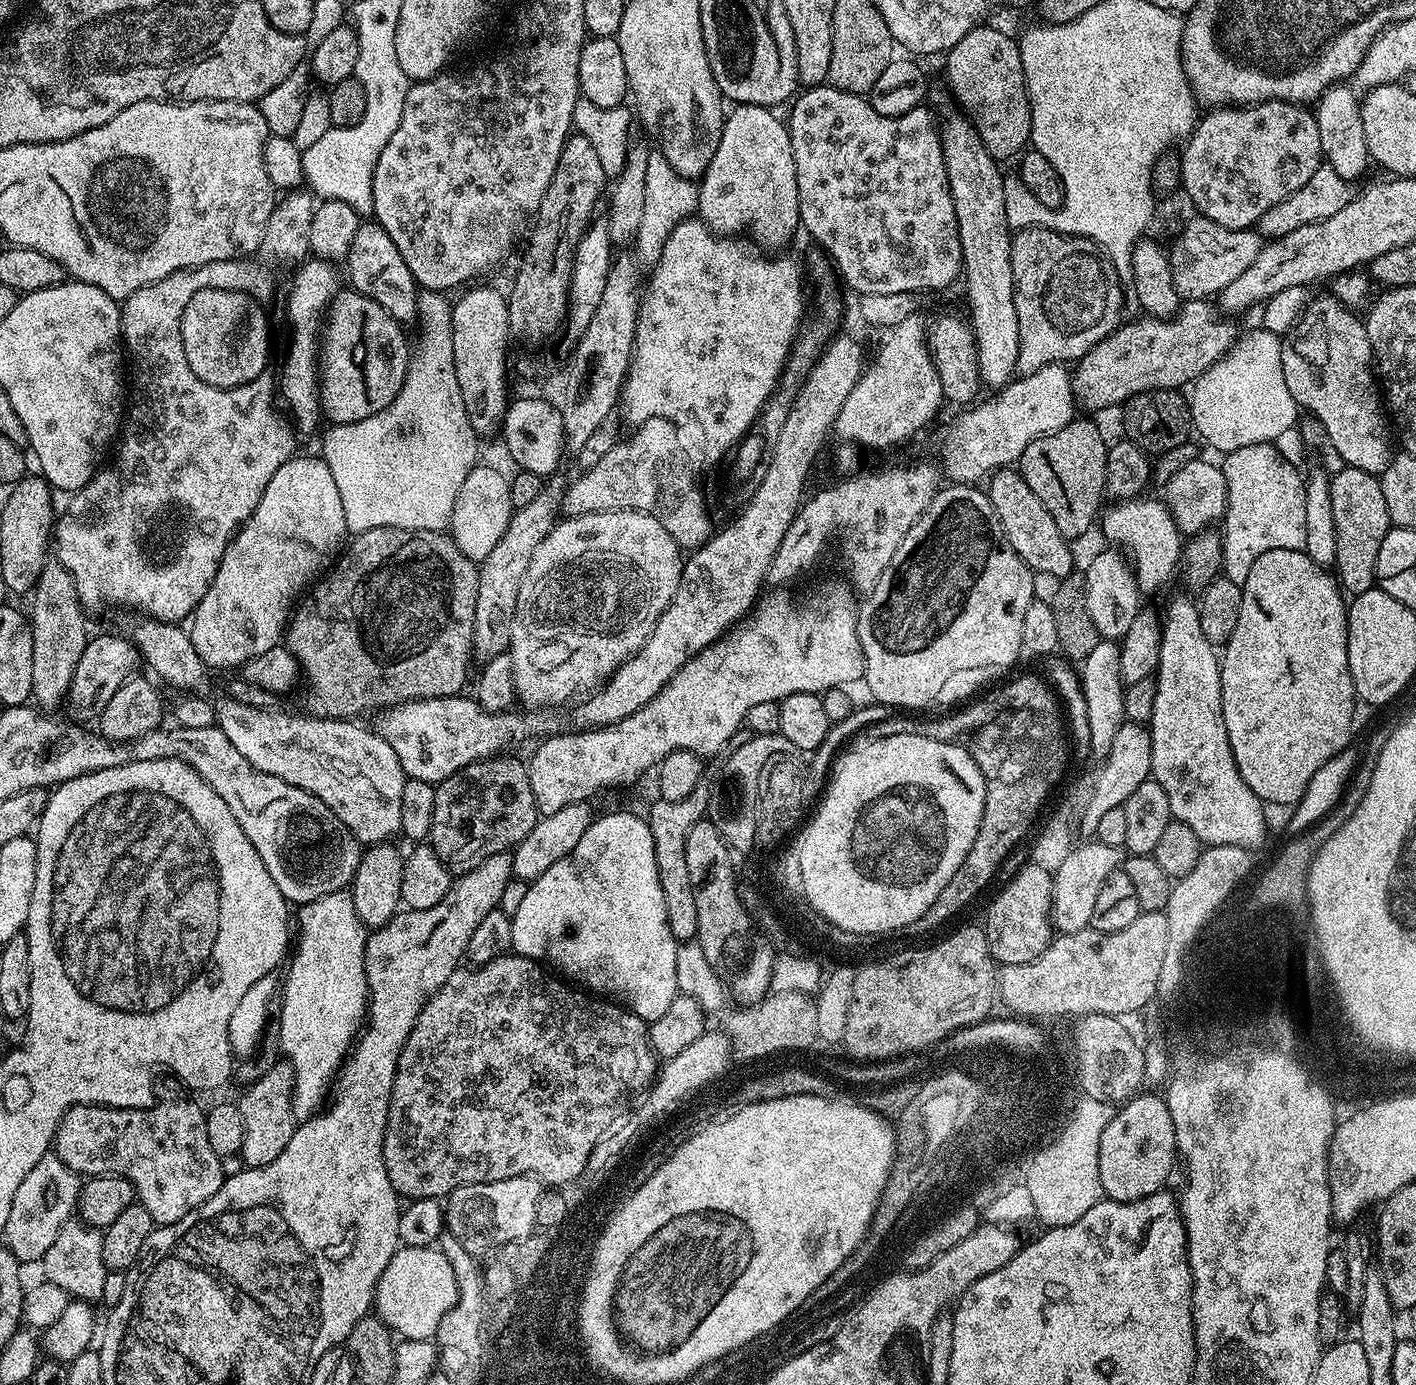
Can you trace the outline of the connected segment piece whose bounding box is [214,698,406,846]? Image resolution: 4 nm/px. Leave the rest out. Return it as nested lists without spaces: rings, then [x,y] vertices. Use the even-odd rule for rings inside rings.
[[[231,698],[215,701],[215,727],[230,738],[230,742],[242,753],[242,758],[266,774],[274,774],[290,786],[298,786],[314,798],[326,802],[330,810],[344,823],[346,830],[361,846],[383,844],[393,839],[392,835],[400,832],[402,818],[402,786],[405,782],[402,762],[394,754],[390,742],[386,742],[371,727],[363,728],[363,723],[352,720],[324,720],[321,716],[309,716],[296,712],[280,712],[276,708],[246,706]]]

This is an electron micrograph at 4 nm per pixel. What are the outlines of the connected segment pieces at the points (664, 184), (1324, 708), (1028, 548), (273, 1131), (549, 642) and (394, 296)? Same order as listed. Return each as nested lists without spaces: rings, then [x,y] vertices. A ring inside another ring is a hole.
[[[659,150],[649,151],[646,158],[646,207],[642,214],[642,226],[638,226],[634,241],[634,255],[641,265],[656,265],[662,254],[662,246],[666,246],[668,232],[697,211],[697,202],[697,185],[678,176]]]
[[[1298,549],[1262,554],[1250,566],[1242,587],[1238,626],[1234,626],[1234,634],[1230,634],[1220,656],[1222,718],[1226,718],[1238,774],[1265,805],[1295,806],[1320,767],[1349,747],[1358,697],[1350,678],[1348,610],[1343,598],[1337,577]]]
[[[1012,468],[997,469],[986,486],[988,499],[995,508],[996,517],[1006,534],[1010,546],[1035,573],[1050,574],[1061,580],[1073,573],[1074,558],[1068,548],[1067,539],[1062,536],[1054,518],[1038,496],[1027,486],[1024,476]],[[991,481],[991,482],[990,482]]]
[[[279,1062],[267,1070],[254,1083],[247,1085],[238,1097],[242,1123],[246,1126],[246,1136],[242,1138],[240,1156],[247,1168],[269,1165],[282,1154],[286,1142],[296,1133],[298,1117],[292,1113],[292,1087],[294,1070],[287,1062]]]
[[[591,512],[581,516],[569,516],[555,523],[534,550],[529,568],[526,570],[525,576],[521,580],[521,588],[518,590],[517,608],[513,616],[512,633],[509,636],[507,649],[512,657],[516,700],[519,703],[529,704],[532,707],[529,709],[532,710],[556,708],[559,704],[566,703],[567,700],[575,701],[577,698],[591,693],[593,689],[603,684],[623,660],[633,656],[644,645],[646,638],[654,630],[658,618],[664,613],[666,606],[670,606],[670,602],[674,598],[674,590],[678,590],[678,582],[683,569],[684,560],[680,545],[674,542],[674,538],[670,538],[666,526],[662,526],[662,522],[658,522],[658,518],[654,518],[648,512]]]
[[[361,222],[358,226],[358,234],[354,234],[354,242],[350,245],[348,258],[346,261],[348,267],[348,276],[346,272],[346,280],[348,280],[355,291],[361,292],[366,298],[374,298],[374,302],[378,302],[378,306],[382,306],[382,310],[386,310],[386,314],[390,314],[395,320],[401,322],[410,322],[416,320],[416,297],[418,295],[418,285],[416,280],[410,274],[410,266],[406,266],[402,254],[398,254],[398,246],[394,246],[394,242],[390,238],[390,234],[386,234],[386,230],[382,230],[382,226],[375,222]]]

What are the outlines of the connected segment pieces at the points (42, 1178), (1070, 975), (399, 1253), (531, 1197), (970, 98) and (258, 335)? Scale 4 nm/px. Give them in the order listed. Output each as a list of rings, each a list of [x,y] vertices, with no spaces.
[[[52,1150],[38,1158],[38,1166],[22,1178],[18,1191],[14,1193],[14,1202],[10,1202],[10,1218],[6,1218],[6,1226],[2,1230],[3,1247],[10,1249],[21,1265],[43,1261],[46,1250],[50,1250],[54,1238],[58,1238],[58,1230],[62,1230],[64,1223],[73,1219],[77,1211],[81,1183],[81,1177]]]
[[[1141,911],[1138,918],[1134,918],[1134,922],[1130,922],[1130,926],[1126,926],[1122,930],[1114,930],[1113,932],[1099,932],[1092,927],[1083,928],[1081,932],[1065,932],[1057,935],[1052,943],[1048,945],[1042,954],[1038,954],[1038,958],[1034,958],[1030,962],[1022,962],[1021,964],[1006,964],[999,969],[996,978],[996,990],[998,1000],[1009,1008],[1009,1013],[1015,1014],[1020,1018],[1042,1018],[1038,1016],[1072,1016],[1071,1018],[1079,1018],[1081,1016],[1089,1016],[1090,1014],[1110,1014],[1111,1016],[1119,1016],[1128,1018],[1131,1012],[1136,1012],[1139,1008],[1144,1008],[1152,999],[1157,999],[1160,983],[1158,982],[1158,974],[1162,974],[1162,958],[1166,958],[1166,954],[1170,951],[1168,947],[1168,917],[1164,912],[1145,912]]]
[[[436,1246],[430,1248],[399,1247],[386,1262],[386,1270],[376,1283],[374,1312],[393,1333],[406,1340],[432,1340],[449,1310],[459,1298],[459,1284],[446,1256]]]
[[[532,1176],[458,1186],[458,1190],[446,1197],[446,1230],[475,1258],[483,1257],[504,1243],[523,1241],[531,1237],[537,1227],[535,1210],[541,1191],[540,1181]]]
[[[983,24],[950,48],[944,59],[946,80],[959,107],[978,130],[983,146],[997,162],[1017,157],[1032,135],[1032,111],[1017,39]]]
[[[198,290],[186,302],[182,312],[182,344],[190,370],[206,385],[215,389],[234,389],[253,381],[267,371],[270,340],[265,316],[258,312],[250,320],[250,330],[243,340],[236,342],[236,332],[248,316],[247,293],[226,290]]]

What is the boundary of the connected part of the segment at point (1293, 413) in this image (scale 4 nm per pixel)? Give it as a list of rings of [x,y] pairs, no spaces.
[[[1257,328],[1237,339],[1232,348],[1214,366],[1193,381],[1188,396],[1193,429],[1201,438],[1222,454],[1258,443],[1273,443],[1283,431],[1297,425],[1300,407],[1286,388],[1282,373],[1281,337],[1263,328]]]

